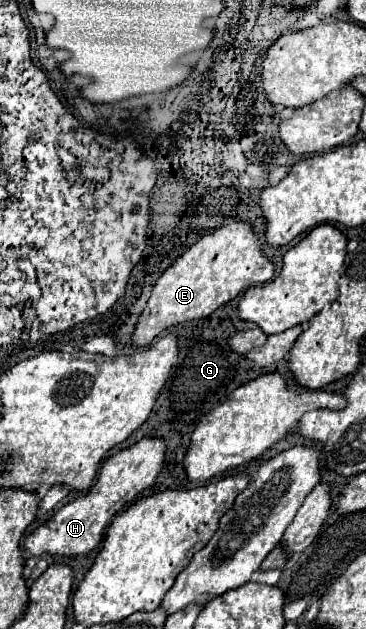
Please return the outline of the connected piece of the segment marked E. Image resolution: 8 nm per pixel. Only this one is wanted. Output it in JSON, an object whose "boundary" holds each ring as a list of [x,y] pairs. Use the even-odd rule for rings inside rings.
{"boundary":[[[233,221],[203,235],[191,245],[155,283],[145,311],[133,333],[135,345],[149,345],[163,329],[173,325],[203,319],[219,309],[223,303],[235,299],[241,291],[267,283],[275,275],[275,265],[263,255],[261,243],[253,225],[247,221]]]}

